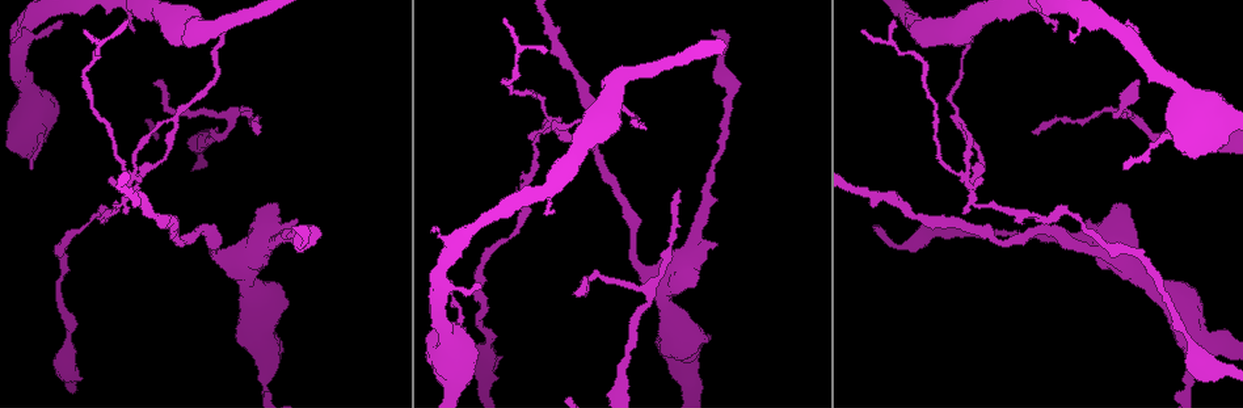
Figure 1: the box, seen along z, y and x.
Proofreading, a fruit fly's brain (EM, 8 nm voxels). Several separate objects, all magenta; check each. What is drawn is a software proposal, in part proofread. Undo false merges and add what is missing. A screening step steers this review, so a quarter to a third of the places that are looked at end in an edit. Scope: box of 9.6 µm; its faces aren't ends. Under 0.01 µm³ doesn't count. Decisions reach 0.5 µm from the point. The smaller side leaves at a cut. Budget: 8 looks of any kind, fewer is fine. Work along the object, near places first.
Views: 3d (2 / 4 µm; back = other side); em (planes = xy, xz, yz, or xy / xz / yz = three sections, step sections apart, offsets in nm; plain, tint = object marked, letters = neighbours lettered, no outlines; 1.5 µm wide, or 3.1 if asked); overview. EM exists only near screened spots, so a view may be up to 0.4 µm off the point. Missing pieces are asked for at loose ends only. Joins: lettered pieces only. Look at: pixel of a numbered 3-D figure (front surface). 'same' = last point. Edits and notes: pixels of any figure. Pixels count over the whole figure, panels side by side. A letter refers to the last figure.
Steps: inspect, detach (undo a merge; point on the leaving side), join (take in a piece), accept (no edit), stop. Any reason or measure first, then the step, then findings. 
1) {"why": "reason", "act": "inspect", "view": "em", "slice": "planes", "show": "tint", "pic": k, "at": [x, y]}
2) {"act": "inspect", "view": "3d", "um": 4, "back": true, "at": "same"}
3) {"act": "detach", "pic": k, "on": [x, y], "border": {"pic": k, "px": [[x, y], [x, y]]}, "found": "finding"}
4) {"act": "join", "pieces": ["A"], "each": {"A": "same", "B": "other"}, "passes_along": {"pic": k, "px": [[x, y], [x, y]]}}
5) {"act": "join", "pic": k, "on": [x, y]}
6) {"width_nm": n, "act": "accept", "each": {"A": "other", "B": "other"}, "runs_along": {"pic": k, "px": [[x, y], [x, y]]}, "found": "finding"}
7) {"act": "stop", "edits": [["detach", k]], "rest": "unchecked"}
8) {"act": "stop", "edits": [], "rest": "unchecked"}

{"why": "branch stops here", "act": "inspect", "view": "3d", "um": 2, "back": true, "pic": 1, "at": [1129, 21]}

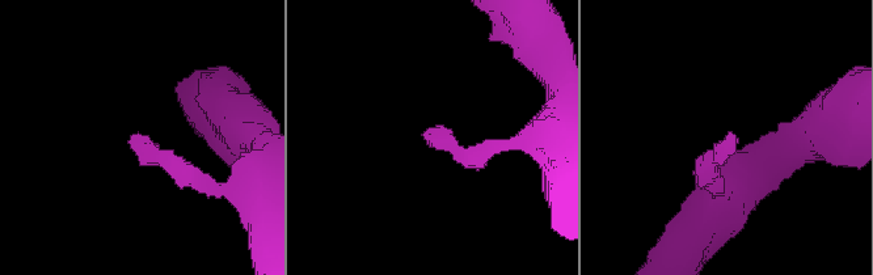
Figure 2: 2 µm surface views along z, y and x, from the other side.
{"why": "now the EM", "act": "inspect", "view": "em", "slice": "planes", "show": "letters", "pic": 2, "at": [434, 131]}

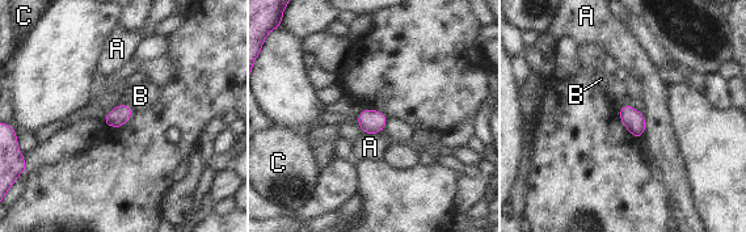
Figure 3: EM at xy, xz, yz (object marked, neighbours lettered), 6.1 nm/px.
{"act": "accept", "each": {"A": "other", "B": "other", "C": "other"}, "border": {"pic": 3, "px": [[125, 102], [134, 110]]}, "found": "no lettered piece goes on from it"}

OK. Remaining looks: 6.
{"why": "an open end", "act": "inspect", "view": "em", "slice": "planes", "show": "plain", "pic": 1, "at": [553, 211]}

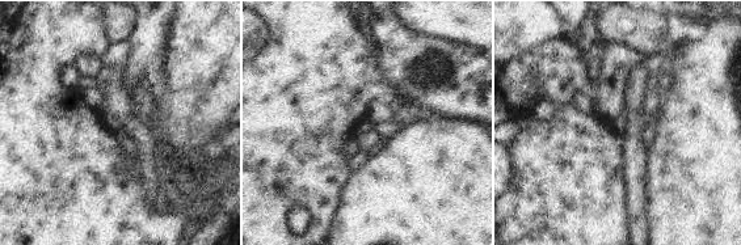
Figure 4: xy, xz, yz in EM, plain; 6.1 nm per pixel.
{"act": "inspect", "view": "em", "slice": "planes", "show": "letters", "at": "same"}

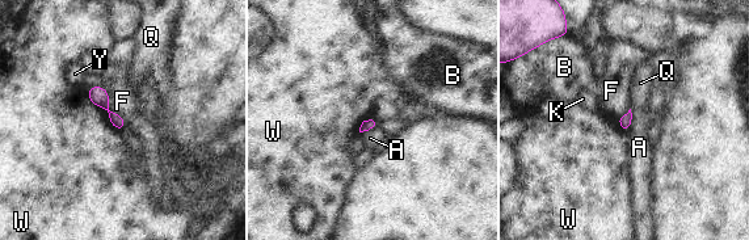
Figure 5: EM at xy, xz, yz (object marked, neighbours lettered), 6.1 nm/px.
{"act": "accept", "each": {"A": "other", "B": "other", "F": "other", "K": "other", "Q": "other", "W": "other", "Y": "other"}, "border": {"pic": 5, "px": [[377, 126], [361, 133]]}, "found": "none of them fits"}

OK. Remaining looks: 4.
{"why": "an open end", "act": "inspect", "view": "em", "slice": "xy", "step": 4, "show": "letters", "pic": 1, "at": [647, 129]}

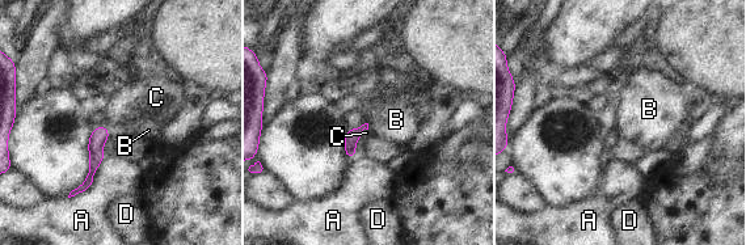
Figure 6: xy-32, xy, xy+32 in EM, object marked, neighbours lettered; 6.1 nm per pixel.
{"act": "accept", "each": {"A": "other", "B": "other", "C": "other", "D": "other"}, "border": {"pic": 6, "px": [[367, 122], [369, 129]]}, "found": "no lettered piece goes on from it"}

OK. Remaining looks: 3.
{"act": "stop", "edits": [], "rest": "unchecked"}

